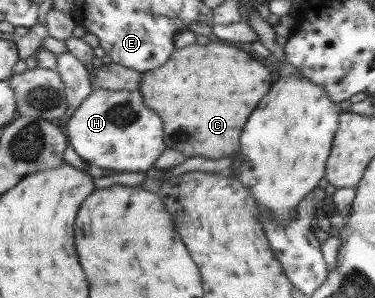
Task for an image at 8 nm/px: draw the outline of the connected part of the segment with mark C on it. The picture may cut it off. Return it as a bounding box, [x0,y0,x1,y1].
[139,39,272,159]

